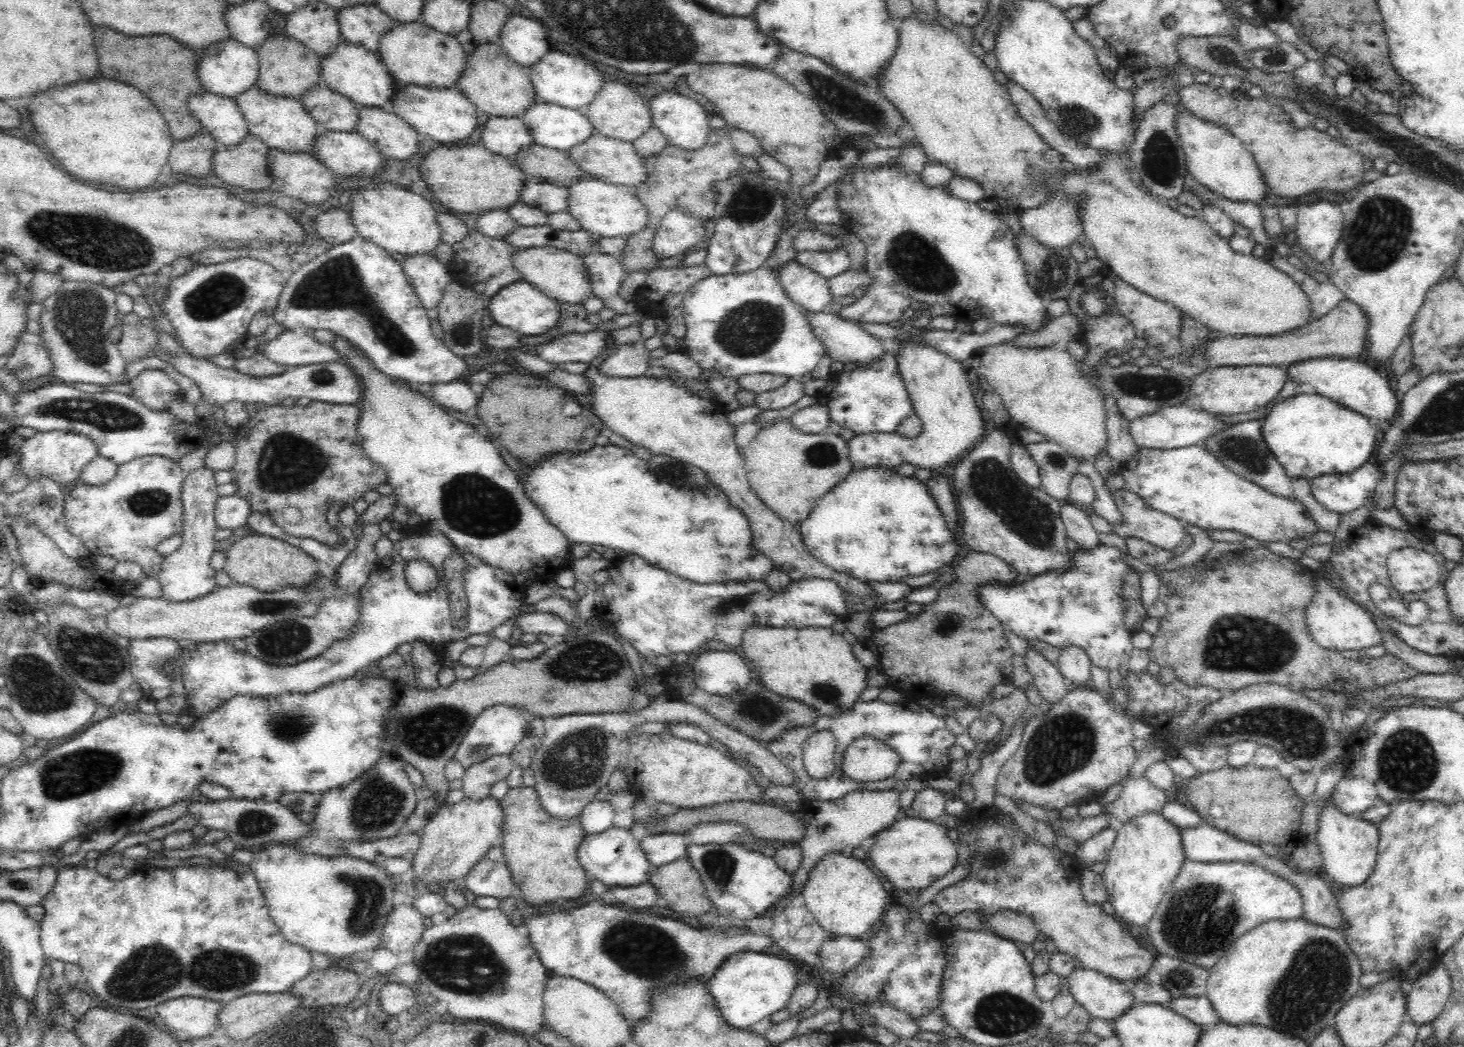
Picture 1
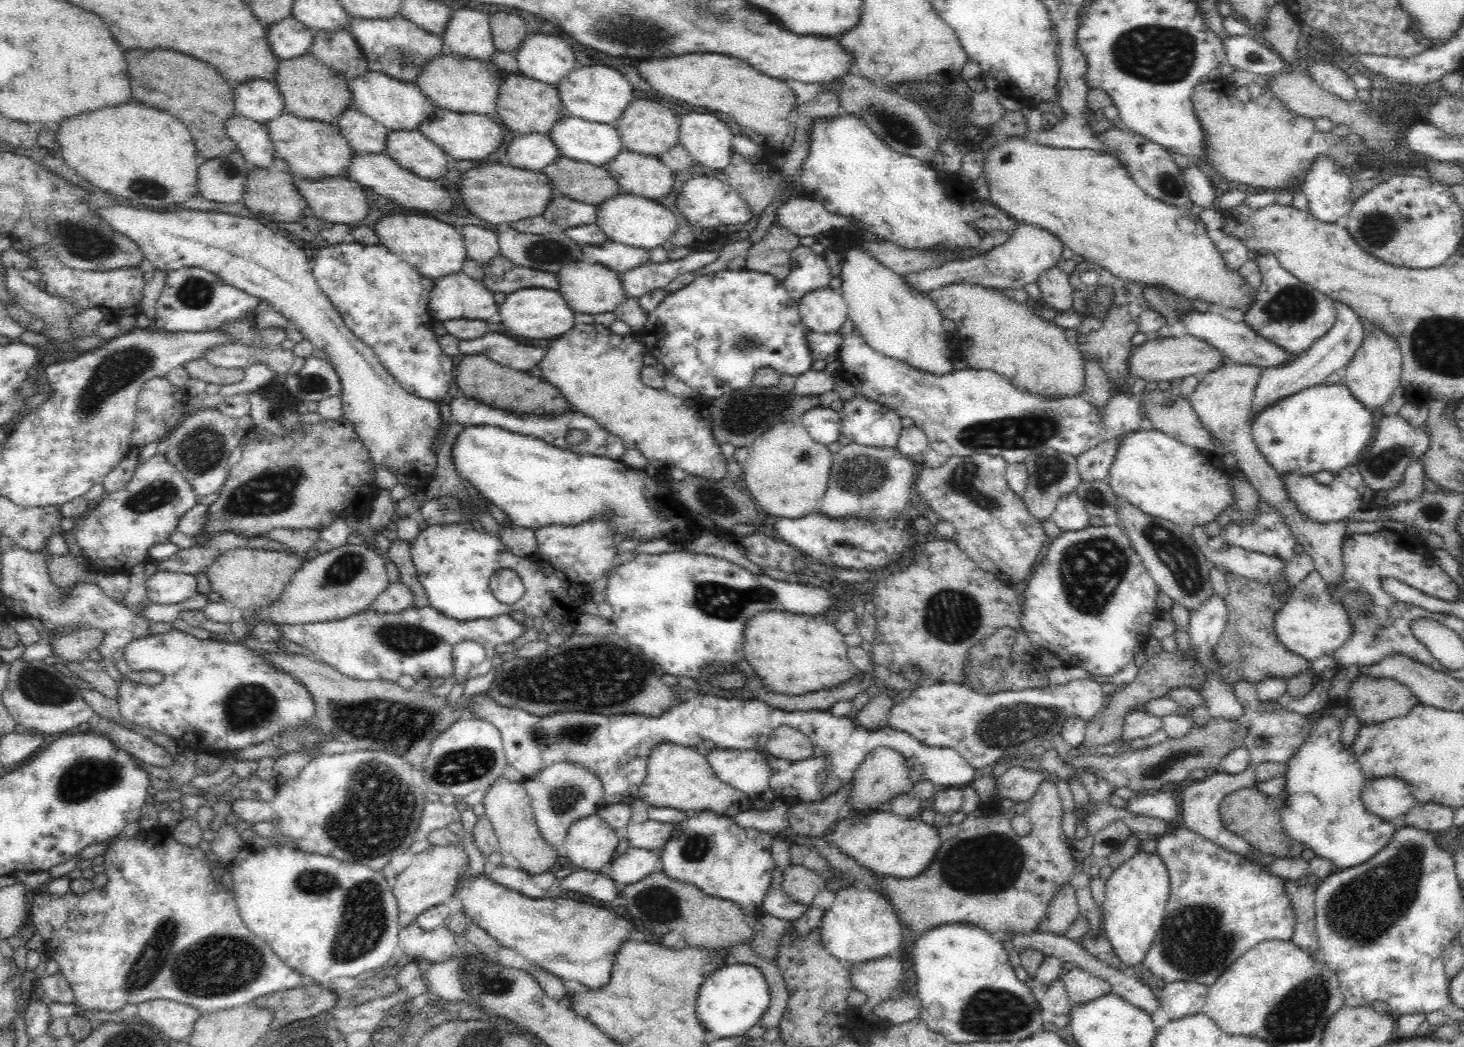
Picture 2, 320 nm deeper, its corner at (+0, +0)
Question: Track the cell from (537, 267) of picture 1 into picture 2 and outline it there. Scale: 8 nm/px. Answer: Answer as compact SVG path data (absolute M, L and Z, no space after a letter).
M585 260L569 262L557 272L557 277L561 295L575 312L584 312L584 314L614 312L618 305L628 297L619 273L598 262L586 262Z

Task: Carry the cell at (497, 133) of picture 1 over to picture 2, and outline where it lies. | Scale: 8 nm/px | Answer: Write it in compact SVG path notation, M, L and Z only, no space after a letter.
M534 133L514 136L505 156L506 163L513 167L542 172L560 155L548 133Z

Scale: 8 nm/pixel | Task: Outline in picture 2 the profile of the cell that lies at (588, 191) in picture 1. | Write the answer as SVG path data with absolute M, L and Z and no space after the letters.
M625 191L615 197L605 200L601 205L597 206L596 226L604 231L610 241L622 243L628 246L635 246L652 250L670 240L677 232L678 221L670 210L663 208L659 201L653 201L640 195L633 195Z

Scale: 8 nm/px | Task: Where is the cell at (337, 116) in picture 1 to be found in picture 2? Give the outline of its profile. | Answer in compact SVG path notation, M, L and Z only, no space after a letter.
M358 109L345 110L335 124L356 153L380 154L386 152L389 130Z

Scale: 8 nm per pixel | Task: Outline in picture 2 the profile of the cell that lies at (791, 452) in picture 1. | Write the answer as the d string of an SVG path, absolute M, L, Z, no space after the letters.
M782 422L754 440L741 478L751 498L768 514L800 518L814 512L824 497L832 462L833 454L827 446L812 440L800 422Z

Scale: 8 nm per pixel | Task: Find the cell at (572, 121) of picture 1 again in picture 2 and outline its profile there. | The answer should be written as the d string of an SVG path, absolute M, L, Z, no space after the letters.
M572 115L562 117L555 122L549 135L562 156L594 166L604 167L618 153L624 151L622 139L614 124L590 122Z

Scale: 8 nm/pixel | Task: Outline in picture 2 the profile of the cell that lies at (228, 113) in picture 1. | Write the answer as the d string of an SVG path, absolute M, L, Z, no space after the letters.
M234 114L232 118L227 120L226 128L228 136L236 143L237 150L246 159L246 162L249 162L252 168L267 169L273 163L276 152L266 125Z

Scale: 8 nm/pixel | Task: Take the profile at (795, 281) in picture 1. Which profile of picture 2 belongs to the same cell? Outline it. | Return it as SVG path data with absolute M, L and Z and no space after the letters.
M831 287L808 291L798 302L800 321L808 331L838 333L846 322L847 304L840 291Z

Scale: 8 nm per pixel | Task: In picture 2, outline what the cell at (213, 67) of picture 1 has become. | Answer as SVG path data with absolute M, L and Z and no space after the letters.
M252 80L234 85L236 114L265 125L285 112L285 102L276 82Z

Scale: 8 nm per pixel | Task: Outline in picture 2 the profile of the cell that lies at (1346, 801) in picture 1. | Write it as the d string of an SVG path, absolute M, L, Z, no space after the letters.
M1398 778L1367 779L1364 783L1361 799L1366 810L1382 817L1384 820L1401 824L1403 816L1418 804L1406 782Z

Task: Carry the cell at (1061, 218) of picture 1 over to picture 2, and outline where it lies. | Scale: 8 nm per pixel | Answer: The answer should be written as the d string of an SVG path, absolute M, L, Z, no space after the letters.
M1017 223L1012 236L1004 244L994 246L992 250L976 254L972 258L956 259L933 269L907 274L905 279L912 288L923 294L952 282L967 282L988 288L1024 289L1028 284L1037 282L1043 272L1056 267L1061 259L1062 248L1062 241L1048 230L1036 225Z

